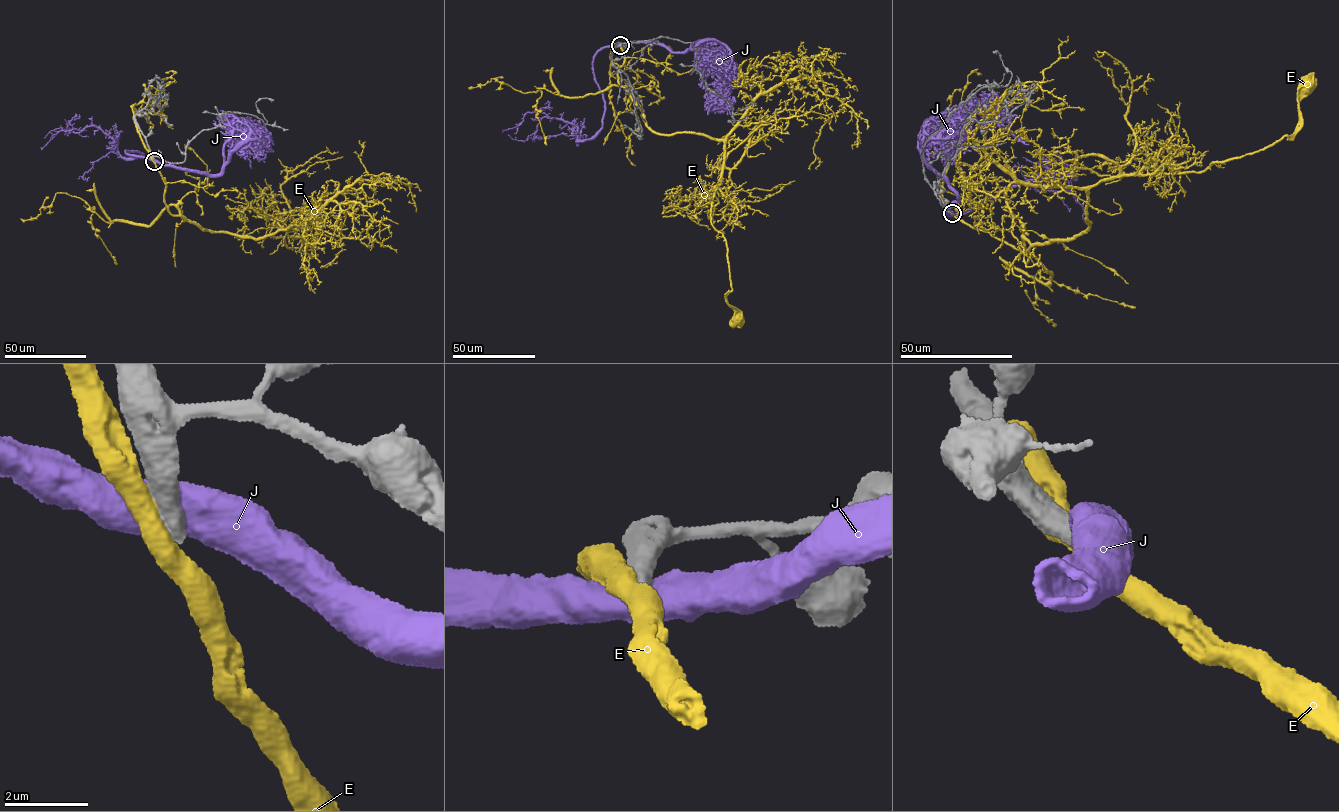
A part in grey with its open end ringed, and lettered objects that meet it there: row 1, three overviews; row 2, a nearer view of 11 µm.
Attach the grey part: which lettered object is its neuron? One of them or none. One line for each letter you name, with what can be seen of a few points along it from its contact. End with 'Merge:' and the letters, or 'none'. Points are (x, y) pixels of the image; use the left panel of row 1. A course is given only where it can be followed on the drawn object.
Merge: none

